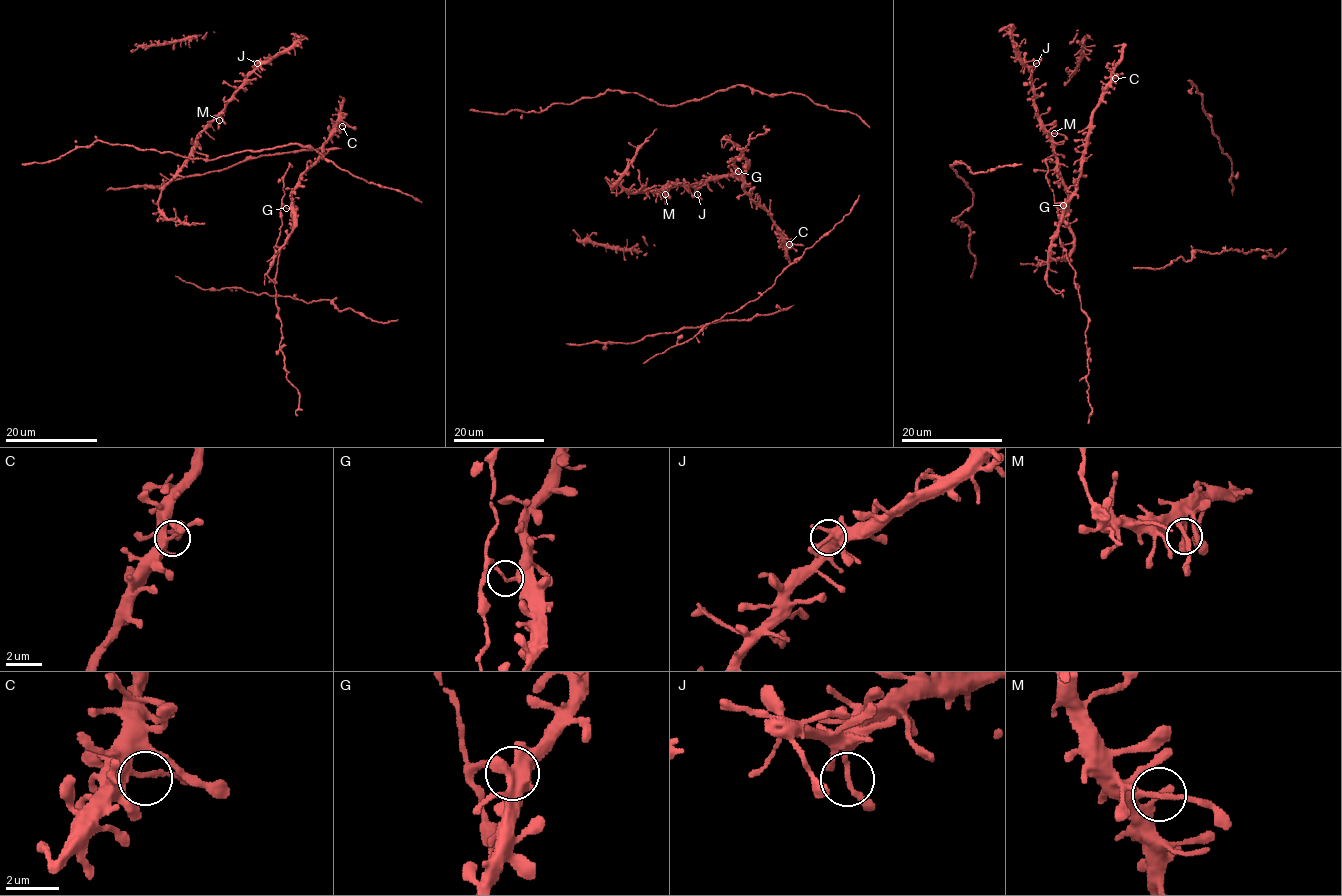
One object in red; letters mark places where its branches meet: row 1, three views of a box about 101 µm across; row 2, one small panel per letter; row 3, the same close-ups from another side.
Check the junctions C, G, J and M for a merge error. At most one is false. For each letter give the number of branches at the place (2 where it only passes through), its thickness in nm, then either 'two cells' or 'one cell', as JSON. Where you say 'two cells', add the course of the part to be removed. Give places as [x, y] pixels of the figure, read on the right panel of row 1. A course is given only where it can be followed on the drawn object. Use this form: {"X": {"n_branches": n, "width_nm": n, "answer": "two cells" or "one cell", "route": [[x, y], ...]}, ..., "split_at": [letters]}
{"C": {"n_branches": 2, "width_nm": 240, "answer": "one cell"}, "G": {"n_branches": 2, "width_nm": 160, "answer": "two cells", "route": [[1063, 205], [1056, 205], [1057, 235], [1075, 271], [1080, 310], [1087, 317], [1086, 377], [1092, 410], [1088, 424]]}, "J": {"n_branches": 2, "width_nm": 170, "answer": "one cell"}, "M": {"n_branches": 2, "width_nm": 220, "answer": "one cell"}, "split_at": ["G"]}

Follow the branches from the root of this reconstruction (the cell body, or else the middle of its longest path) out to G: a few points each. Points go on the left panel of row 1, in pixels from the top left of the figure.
G: (341, 125), (324, 144), (319, 161), (302, 175), (300, 185), (292, 194), (292, 205), (286, 208)

